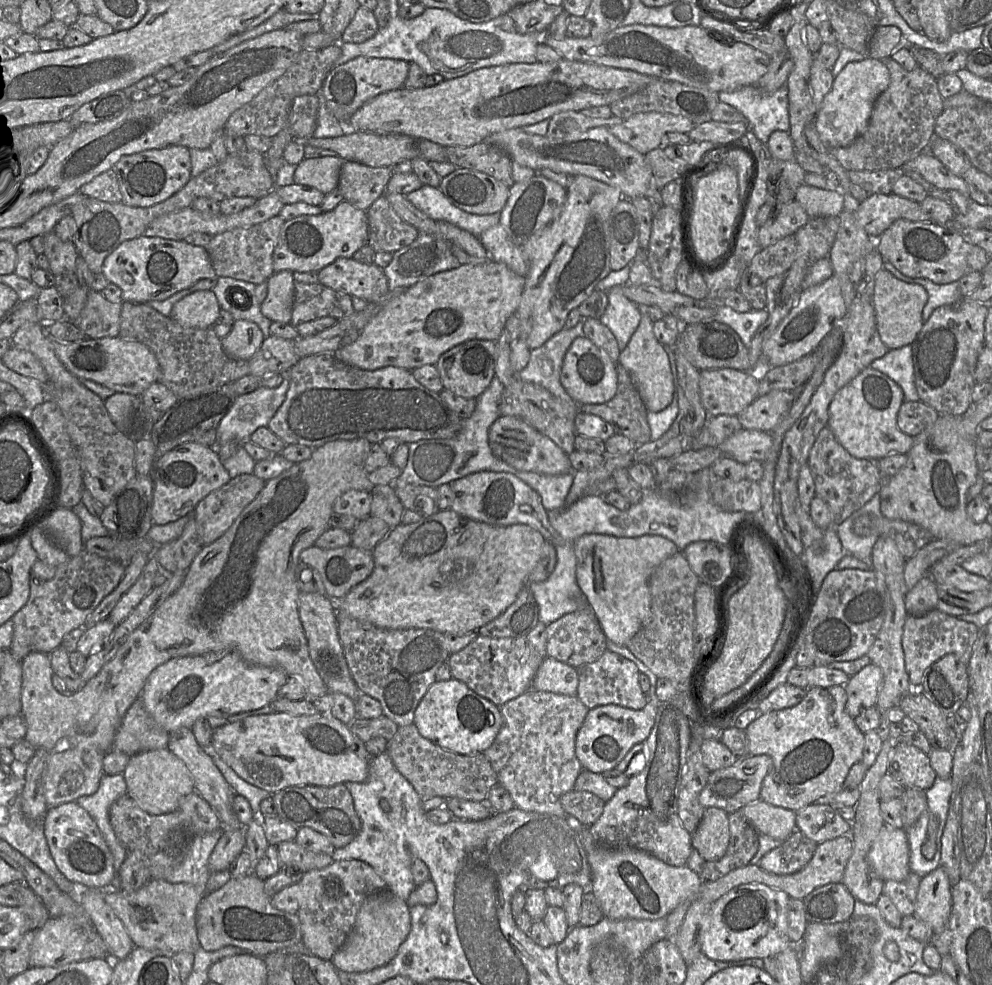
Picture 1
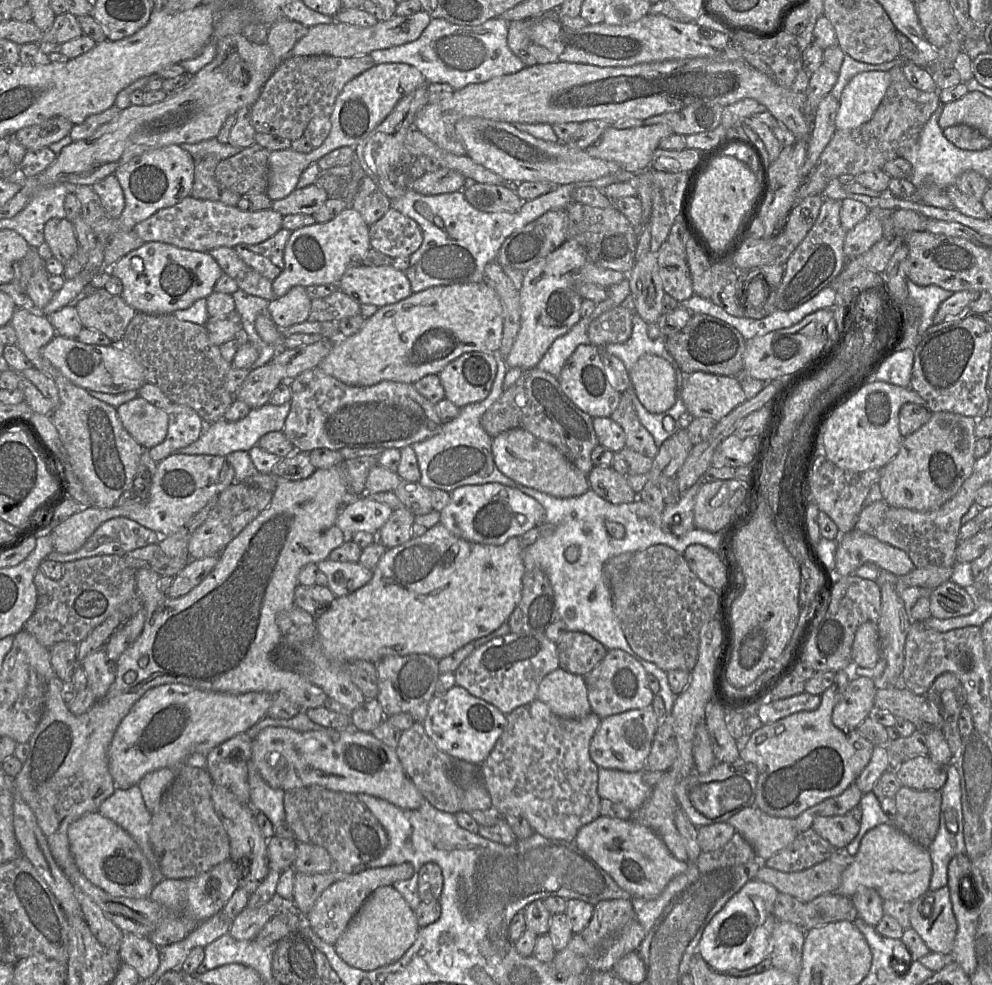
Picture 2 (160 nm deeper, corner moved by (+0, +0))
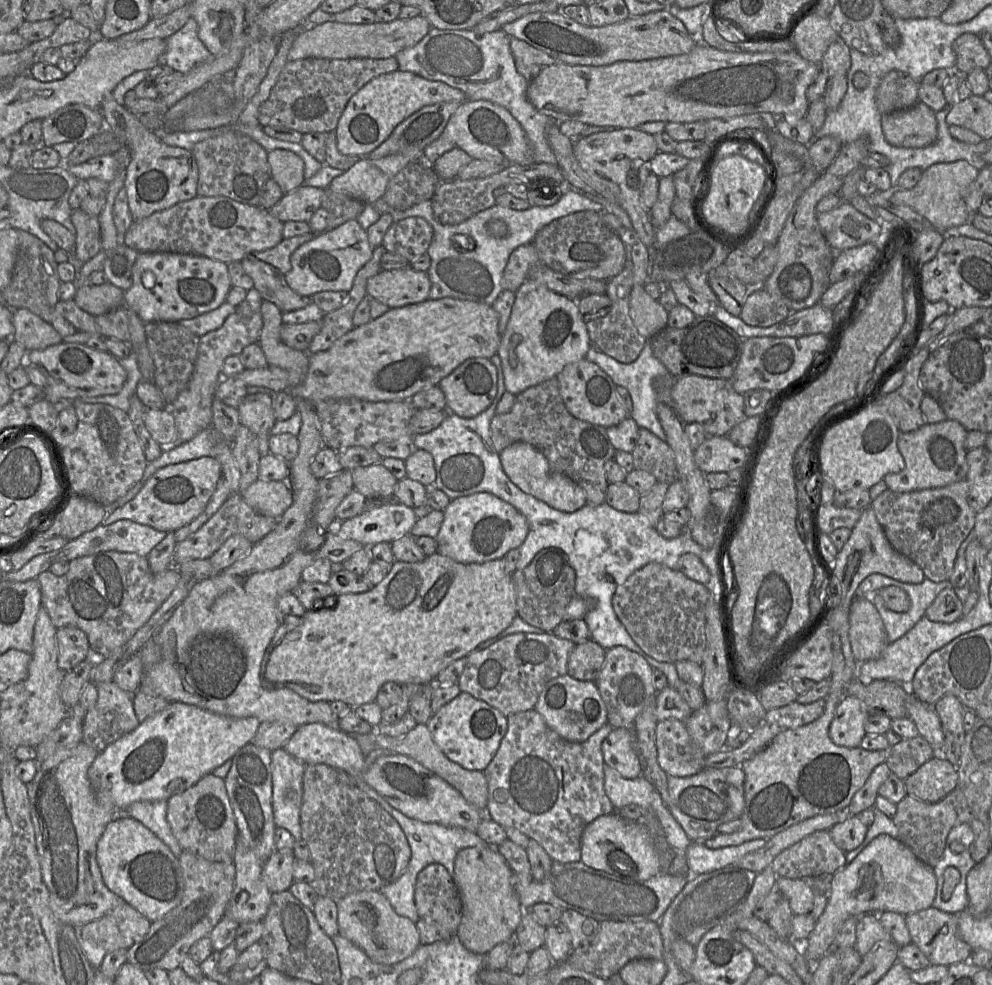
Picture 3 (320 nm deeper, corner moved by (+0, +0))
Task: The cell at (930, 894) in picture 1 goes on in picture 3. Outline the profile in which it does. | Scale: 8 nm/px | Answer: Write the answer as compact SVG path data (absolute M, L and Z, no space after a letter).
M931 906L925 910L906 915L905 920L912 943L918 946L931 965L950 966L970 960L973 950L959 934L958 914L947 913Z

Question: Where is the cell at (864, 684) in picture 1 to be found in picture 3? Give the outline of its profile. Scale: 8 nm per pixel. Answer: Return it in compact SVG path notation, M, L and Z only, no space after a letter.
M844 694L835 709L829 736L838 746L859 747L866 734L868 712L856 697Z

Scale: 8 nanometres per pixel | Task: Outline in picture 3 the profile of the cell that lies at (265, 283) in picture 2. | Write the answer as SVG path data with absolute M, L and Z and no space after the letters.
M253 255L246 256L240 262L262 298L275 304L282 312L299 310L313 302L311 297L294 292L287 284L285 275L274 266Z

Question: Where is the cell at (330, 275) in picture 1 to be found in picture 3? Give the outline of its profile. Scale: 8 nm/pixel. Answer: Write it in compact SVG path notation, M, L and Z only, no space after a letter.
M406 268L381 270L367 282L367 295L390 308L429 299L431 281L427 272Z

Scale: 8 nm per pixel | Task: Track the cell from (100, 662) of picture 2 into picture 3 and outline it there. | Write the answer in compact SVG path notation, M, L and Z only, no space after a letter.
M114 681L102 682L96 687L97 702L84 717L82 741L101 753L107 746L135 730L141 722L135 714L132 694L121 689Z

